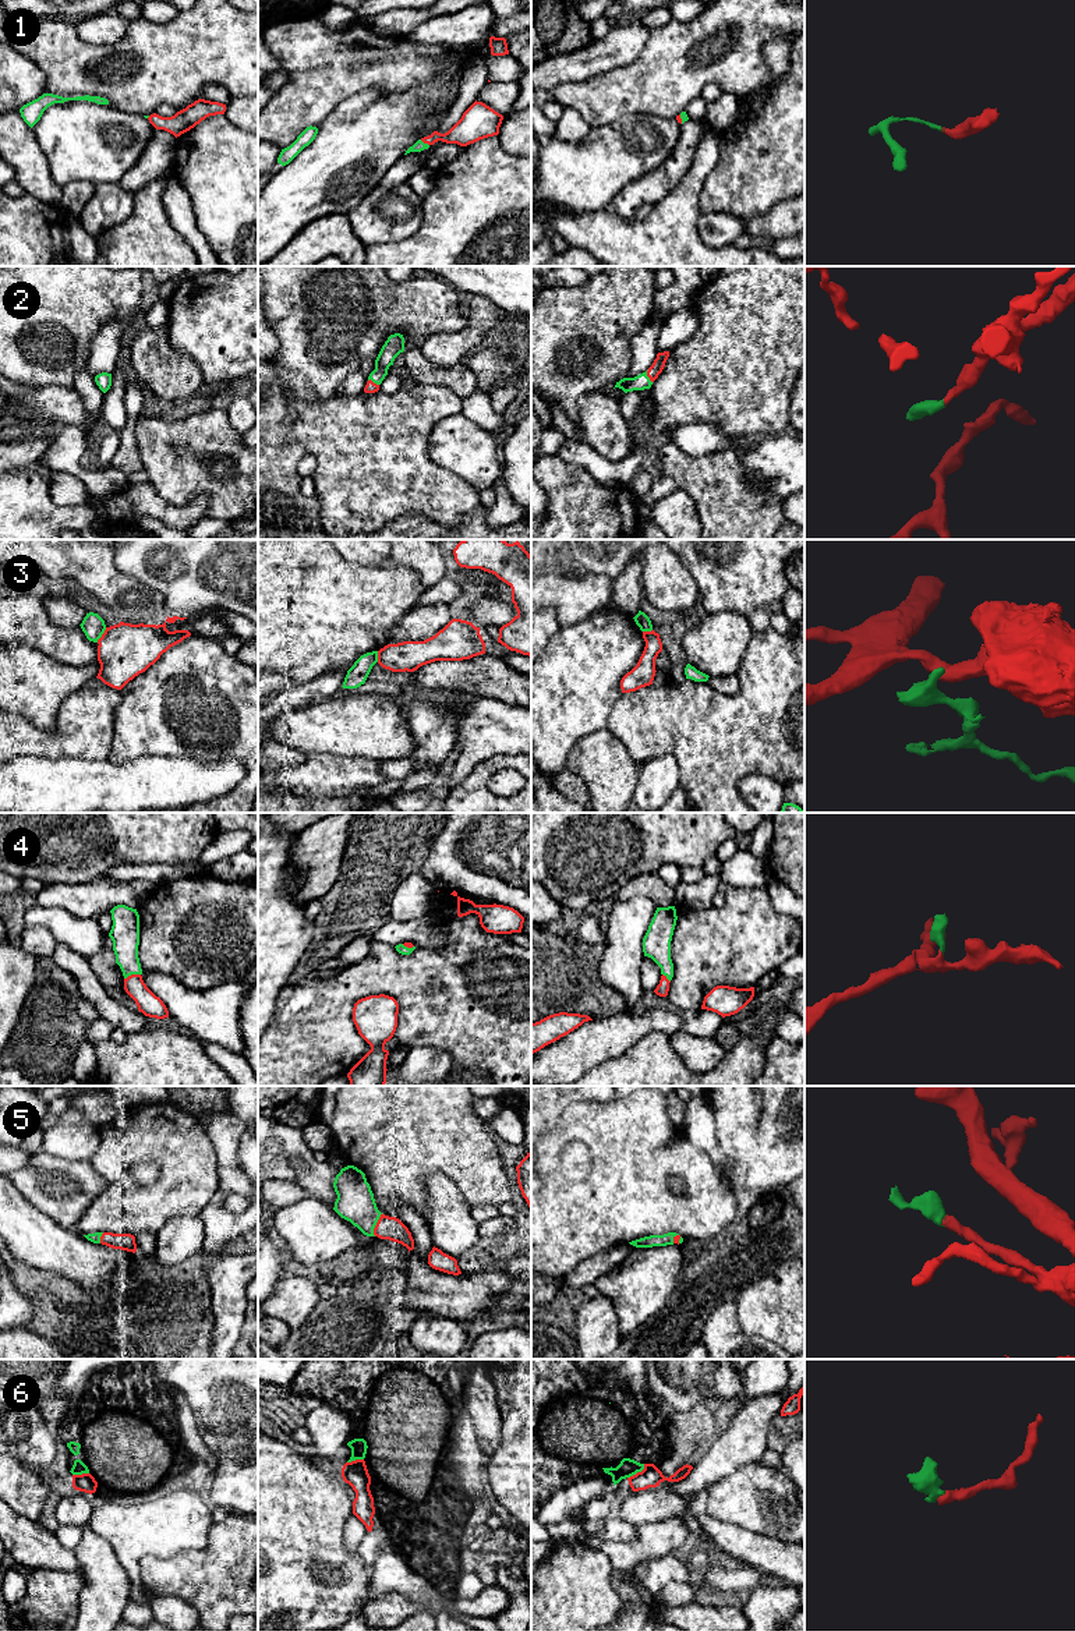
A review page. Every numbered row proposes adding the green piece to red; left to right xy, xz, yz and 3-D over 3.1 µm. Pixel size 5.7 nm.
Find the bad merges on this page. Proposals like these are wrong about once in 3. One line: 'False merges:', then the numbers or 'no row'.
False merges: 3, 6

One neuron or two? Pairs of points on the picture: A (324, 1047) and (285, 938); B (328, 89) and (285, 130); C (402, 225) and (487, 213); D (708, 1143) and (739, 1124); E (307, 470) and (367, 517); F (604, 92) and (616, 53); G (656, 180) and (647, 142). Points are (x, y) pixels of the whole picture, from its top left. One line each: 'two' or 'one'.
A: two
B: one
C: two
D: two
E: two
F: two
G: two

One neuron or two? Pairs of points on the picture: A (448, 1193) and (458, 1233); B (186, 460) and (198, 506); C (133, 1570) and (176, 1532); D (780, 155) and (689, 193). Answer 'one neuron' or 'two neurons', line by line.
A: one neuron
B: two neurons
C: one neuron
D: two neurons

